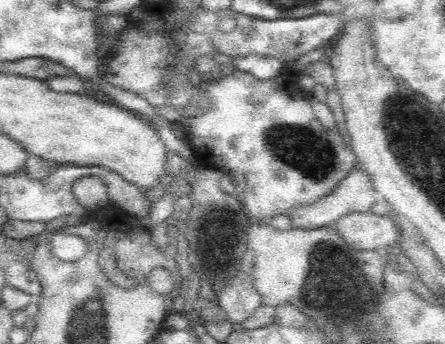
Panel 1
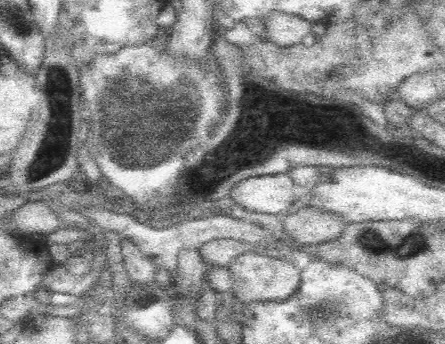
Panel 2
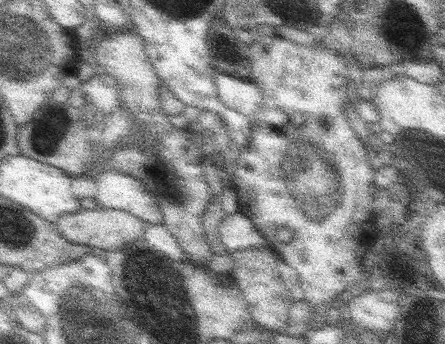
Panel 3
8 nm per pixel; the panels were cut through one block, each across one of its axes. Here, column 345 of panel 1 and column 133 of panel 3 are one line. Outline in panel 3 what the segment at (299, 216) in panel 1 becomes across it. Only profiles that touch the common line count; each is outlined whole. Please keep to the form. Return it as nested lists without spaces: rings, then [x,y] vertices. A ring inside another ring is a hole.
[[[101,168],[95,176],[95,208],[123,210],[145,224],[163,224],[163,214],[155,198],[143,188],[139,180],[113,168]]]

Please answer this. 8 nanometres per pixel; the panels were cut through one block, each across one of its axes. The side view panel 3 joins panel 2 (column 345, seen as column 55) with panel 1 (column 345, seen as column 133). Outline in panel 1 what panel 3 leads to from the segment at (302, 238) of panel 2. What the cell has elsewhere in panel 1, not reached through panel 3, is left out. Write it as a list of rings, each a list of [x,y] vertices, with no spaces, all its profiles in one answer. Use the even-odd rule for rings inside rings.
[[[354,212],[338,218],[336,230],[338,234],[354,248],[360,250],[378,250],[384,246],[392,250],[392,246],[400,240],[400,230],[396,224],[386,216],[378,216],[370,212]]]

